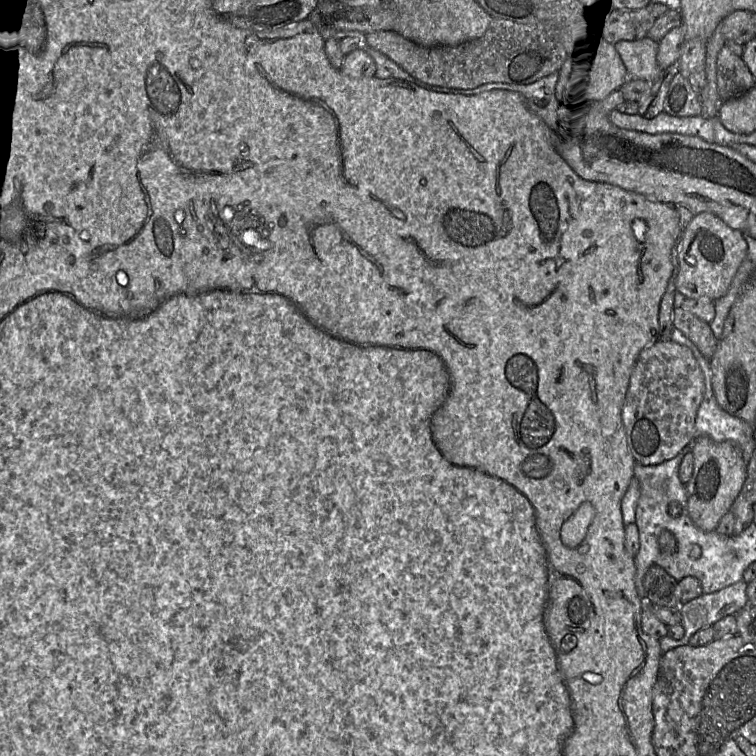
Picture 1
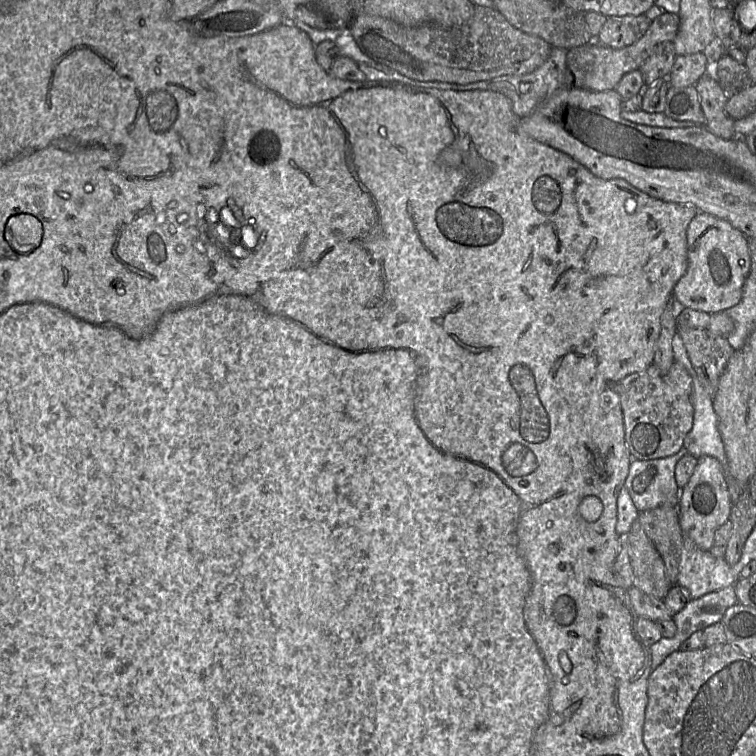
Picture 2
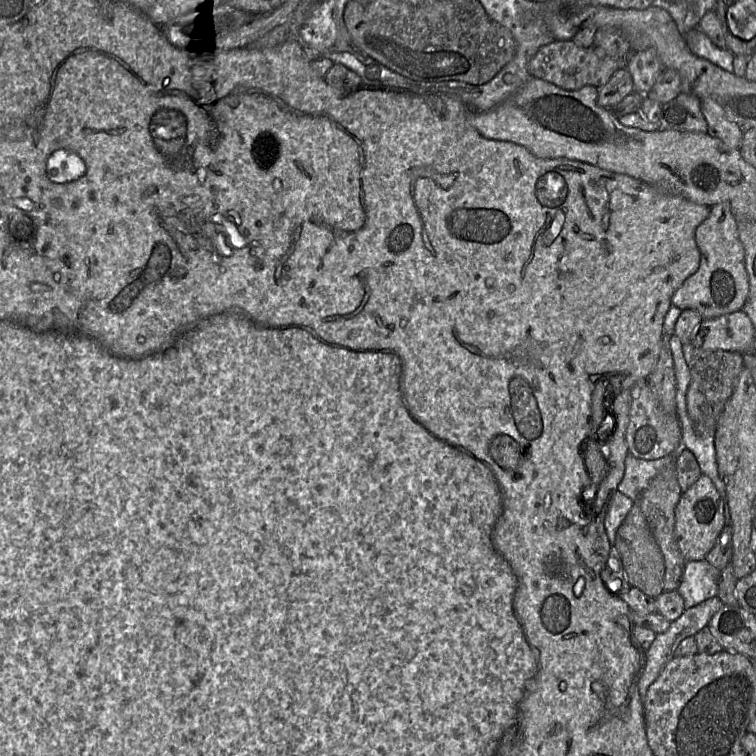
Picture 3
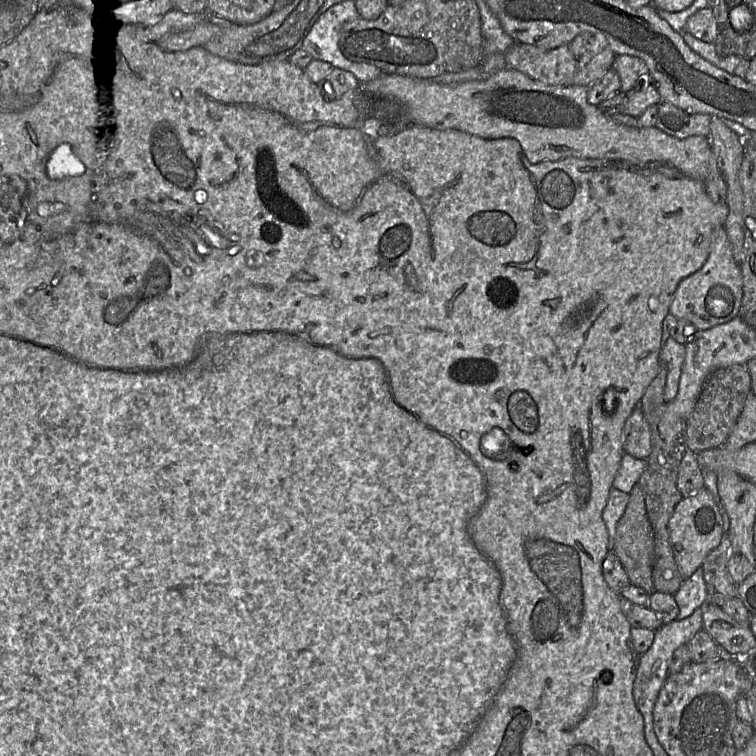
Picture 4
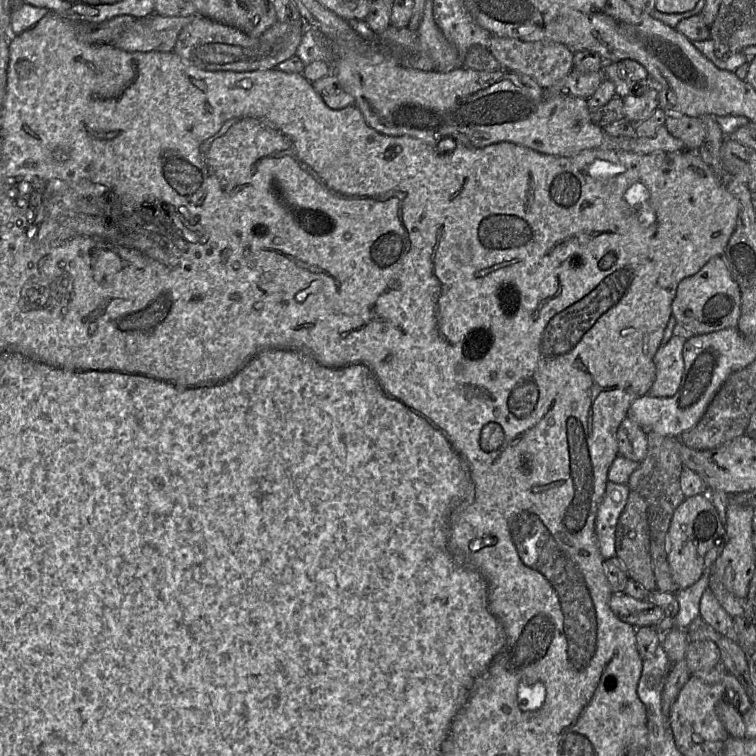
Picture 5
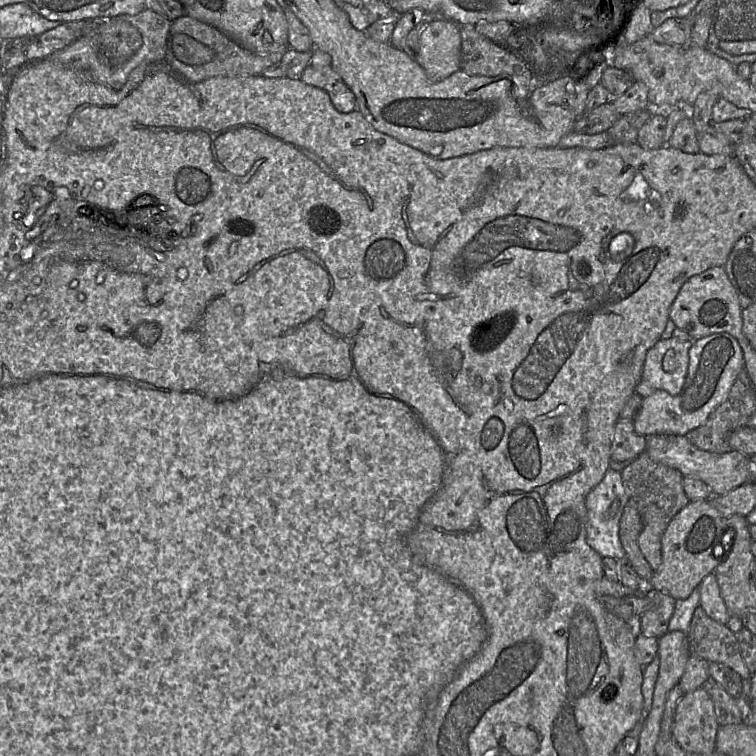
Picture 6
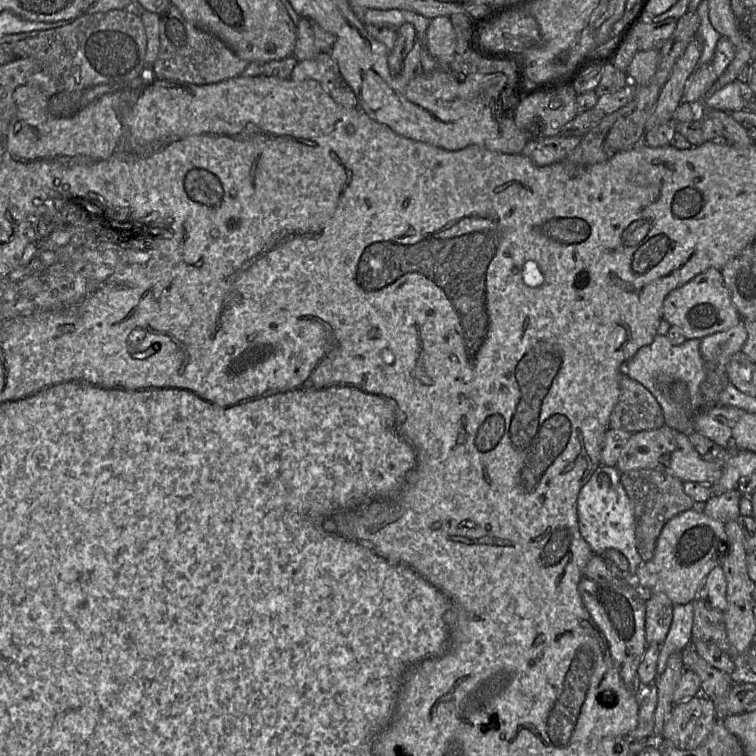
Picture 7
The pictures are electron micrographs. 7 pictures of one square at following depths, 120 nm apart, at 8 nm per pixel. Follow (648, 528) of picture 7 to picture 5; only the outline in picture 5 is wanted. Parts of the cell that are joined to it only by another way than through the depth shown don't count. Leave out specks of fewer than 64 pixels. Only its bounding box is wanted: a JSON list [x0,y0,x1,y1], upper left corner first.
[628,433,685,594]

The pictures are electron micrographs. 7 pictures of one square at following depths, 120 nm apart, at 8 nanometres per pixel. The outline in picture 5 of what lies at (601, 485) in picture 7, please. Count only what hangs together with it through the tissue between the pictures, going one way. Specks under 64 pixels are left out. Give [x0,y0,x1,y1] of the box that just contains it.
[595,481,630,560]

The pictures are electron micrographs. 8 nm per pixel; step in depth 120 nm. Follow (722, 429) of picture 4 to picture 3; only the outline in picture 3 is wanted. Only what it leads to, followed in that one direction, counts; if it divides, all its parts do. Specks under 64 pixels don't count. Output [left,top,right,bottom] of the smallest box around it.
[682,343,744,436]

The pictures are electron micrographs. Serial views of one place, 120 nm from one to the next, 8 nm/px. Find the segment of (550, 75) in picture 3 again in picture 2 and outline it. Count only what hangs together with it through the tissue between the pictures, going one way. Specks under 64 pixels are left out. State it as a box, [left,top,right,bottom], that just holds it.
[566,12,679,92]

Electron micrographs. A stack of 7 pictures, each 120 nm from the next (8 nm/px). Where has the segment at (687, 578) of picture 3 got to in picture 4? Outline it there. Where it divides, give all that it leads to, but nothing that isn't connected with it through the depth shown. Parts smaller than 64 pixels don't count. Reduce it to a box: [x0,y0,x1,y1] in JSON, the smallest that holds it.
[673,567,708,620]

